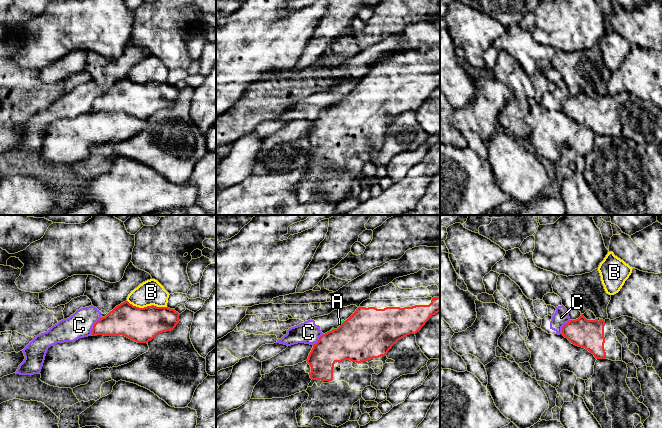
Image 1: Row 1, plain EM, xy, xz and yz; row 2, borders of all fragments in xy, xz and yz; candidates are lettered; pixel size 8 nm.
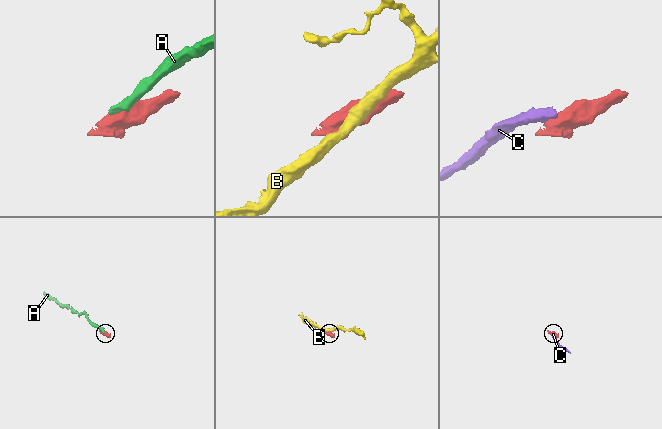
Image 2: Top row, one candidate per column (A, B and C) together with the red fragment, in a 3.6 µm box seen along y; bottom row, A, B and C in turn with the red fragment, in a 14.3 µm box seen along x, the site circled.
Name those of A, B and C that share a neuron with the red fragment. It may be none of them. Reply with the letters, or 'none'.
none

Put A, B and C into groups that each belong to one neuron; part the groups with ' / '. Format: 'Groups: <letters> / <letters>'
Groups: A C / B

